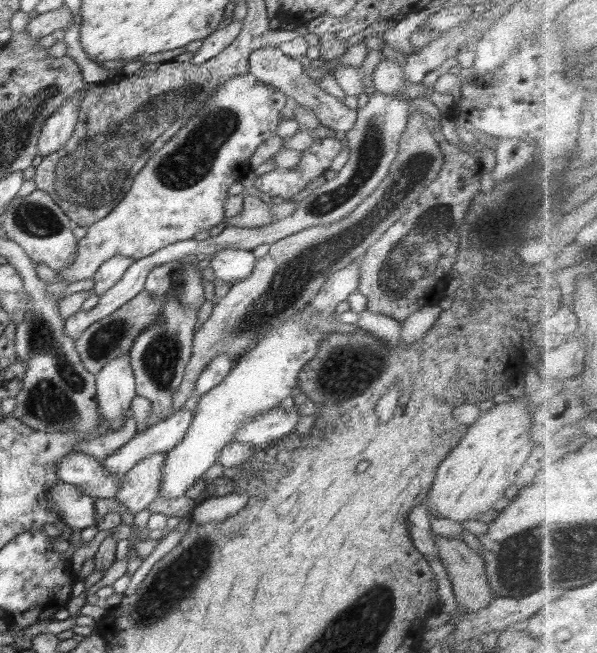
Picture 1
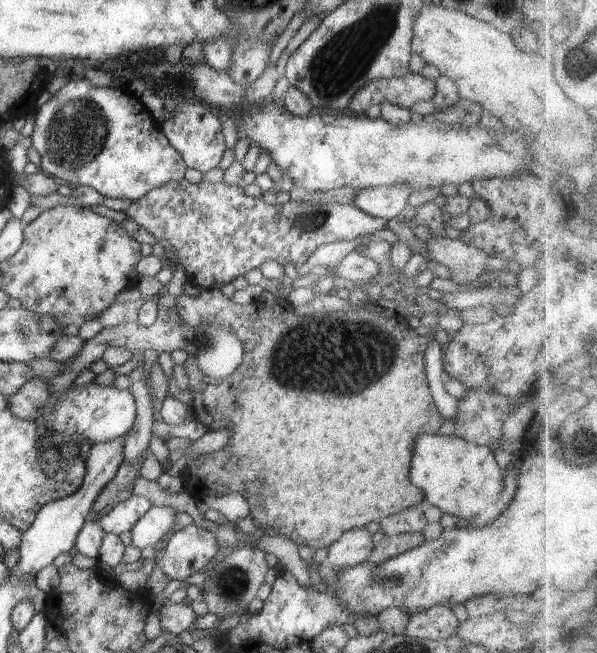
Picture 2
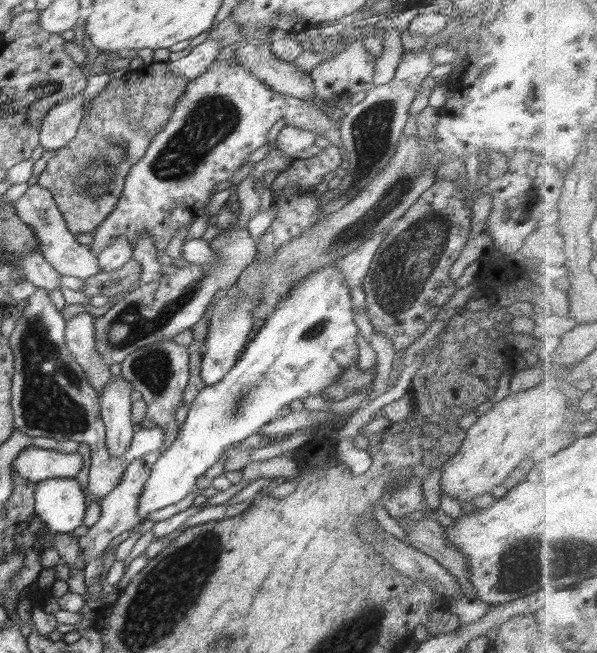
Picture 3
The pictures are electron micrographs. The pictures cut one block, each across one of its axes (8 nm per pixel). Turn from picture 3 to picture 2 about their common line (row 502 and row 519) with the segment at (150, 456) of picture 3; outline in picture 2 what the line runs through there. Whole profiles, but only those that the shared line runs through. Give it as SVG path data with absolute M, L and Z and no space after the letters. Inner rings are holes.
M137 492L130 495L127 501L118 503L108 514L98 520L99 525L107 533L126 534L131 532L134 523L147 510L150 510L153 504L150 499L140 497Z

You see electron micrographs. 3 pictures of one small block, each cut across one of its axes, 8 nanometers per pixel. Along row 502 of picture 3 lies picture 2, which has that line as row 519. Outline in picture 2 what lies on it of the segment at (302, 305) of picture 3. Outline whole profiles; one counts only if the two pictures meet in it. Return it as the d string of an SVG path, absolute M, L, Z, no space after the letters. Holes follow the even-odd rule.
M150 507L131 528L132 545L143 553L150 553L159 540L173 534L168 530L176 524L176 513L170 507Z

